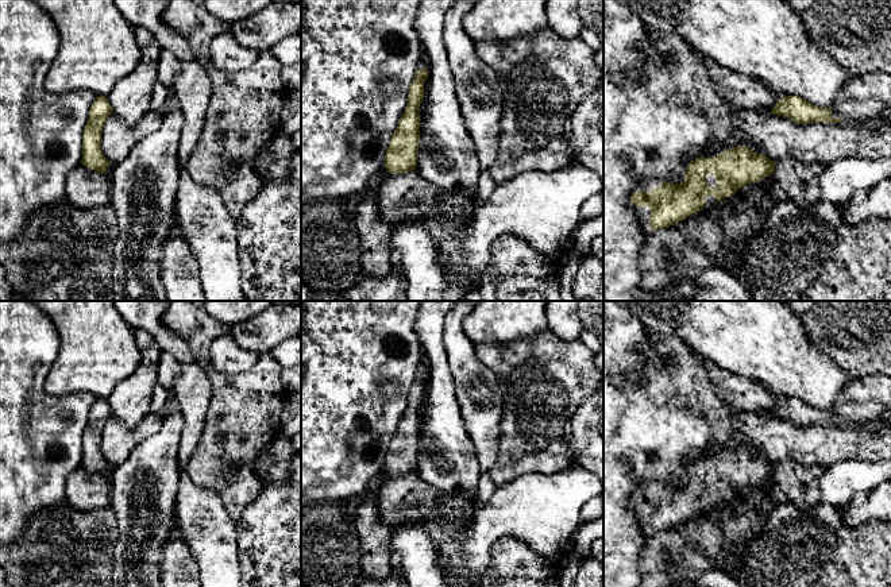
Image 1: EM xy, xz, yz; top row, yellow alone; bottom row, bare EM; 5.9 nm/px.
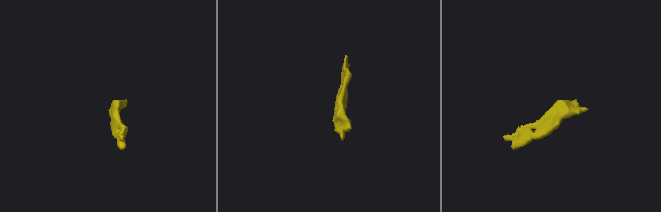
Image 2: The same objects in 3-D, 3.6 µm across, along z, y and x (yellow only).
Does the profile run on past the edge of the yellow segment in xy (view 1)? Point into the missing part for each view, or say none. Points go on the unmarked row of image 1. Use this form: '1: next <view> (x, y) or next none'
1: next none

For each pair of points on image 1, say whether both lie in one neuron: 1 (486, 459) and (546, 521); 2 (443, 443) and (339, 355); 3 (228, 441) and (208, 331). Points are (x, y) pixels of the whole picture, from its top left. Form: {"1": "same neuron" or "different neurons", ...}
{"1": "different neurons", "2": "different neurons", "3": "same neuron"}

